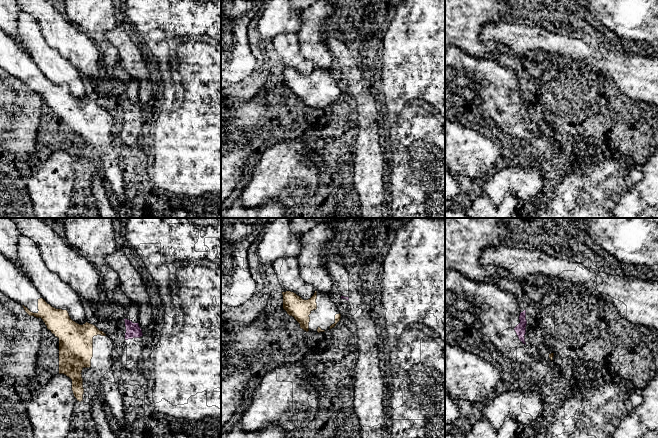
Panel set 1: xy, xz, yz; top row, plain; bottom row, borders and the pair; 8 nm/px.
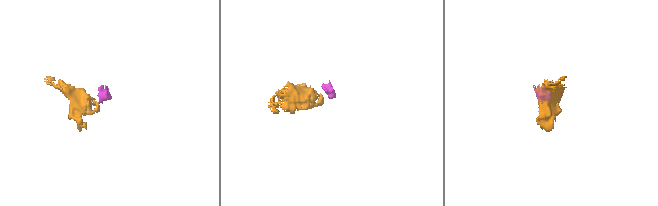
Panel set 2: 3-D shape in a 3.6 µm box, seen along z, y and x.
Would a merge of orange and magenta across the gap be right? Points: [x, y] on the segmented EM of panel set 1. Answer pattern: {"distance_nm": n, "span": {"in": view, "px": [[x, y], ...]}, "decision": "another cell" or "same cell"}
{"distance_nm": 120, "span": {"in": "xz", "px": [[339, 313], [341, 298]]}, "decision": "another cell"}

